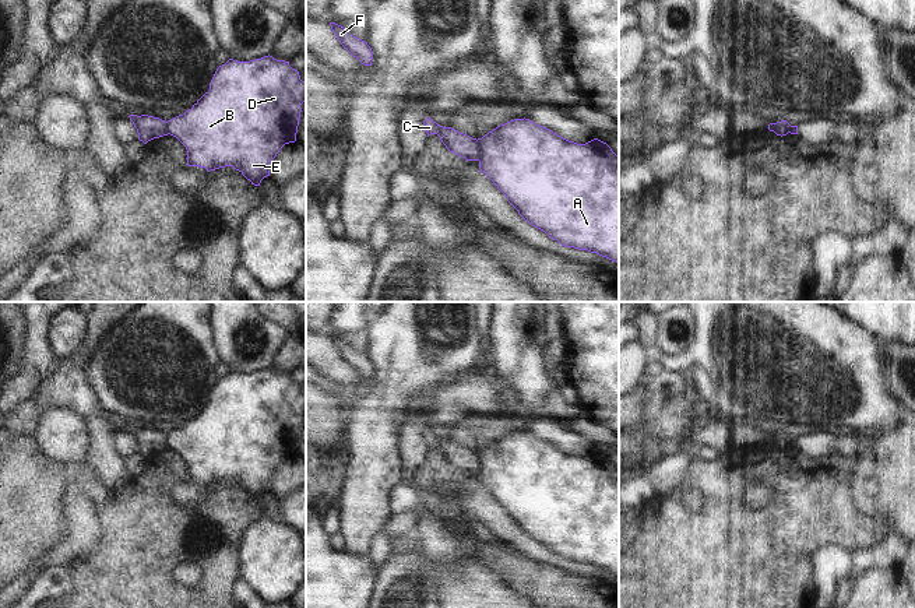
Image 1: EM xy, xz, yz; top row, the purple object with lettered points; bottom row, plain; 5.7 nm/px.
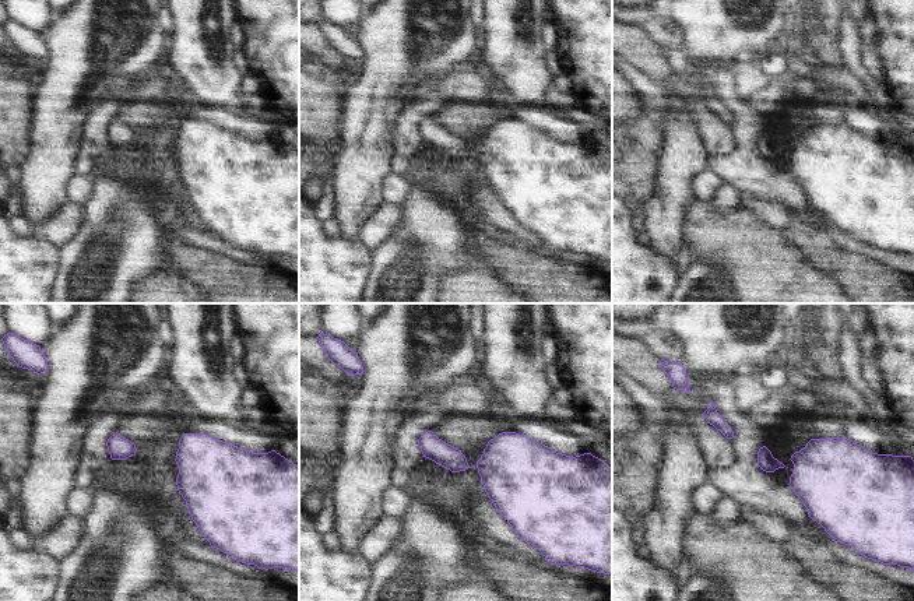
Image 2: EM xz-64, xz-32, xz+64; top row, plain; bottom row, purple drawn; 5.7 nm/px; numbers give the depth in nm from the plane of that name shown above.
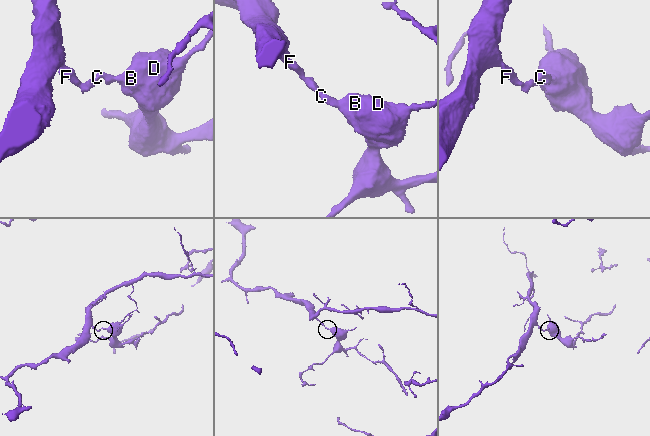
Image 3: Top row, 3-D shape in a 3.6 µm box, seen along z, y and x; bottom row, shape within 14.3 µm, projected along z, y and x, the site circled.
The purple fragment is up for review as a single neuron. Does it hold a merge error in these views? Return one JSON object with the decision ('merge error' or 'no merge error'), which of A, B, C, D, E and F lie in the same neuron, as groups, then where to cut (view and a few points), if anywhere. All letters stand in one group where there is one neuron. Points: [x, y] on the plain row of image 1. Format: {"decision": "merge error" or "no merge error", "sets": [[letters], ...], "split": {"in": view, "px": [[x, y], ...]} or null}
{"decision": "merge error", "sets": [["A", "B", "D", "E"], ["C", "F"]], "split": {"in": "xz", "px": [[477, 453], [479, 473]]}}

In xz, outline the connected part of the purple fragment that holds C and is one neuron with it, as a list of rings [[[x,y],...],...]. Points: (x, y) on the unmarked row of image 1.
[[[426,430],[423,435],[425,444],[427,449],[437,447],[441,456],[450,465],[465,471],[467,474],[479,474],[481,464],[478,461],[478,453],[472,451],[464,446],[460,446],[451,440],[443,440],[433,435],[430,430]]]

